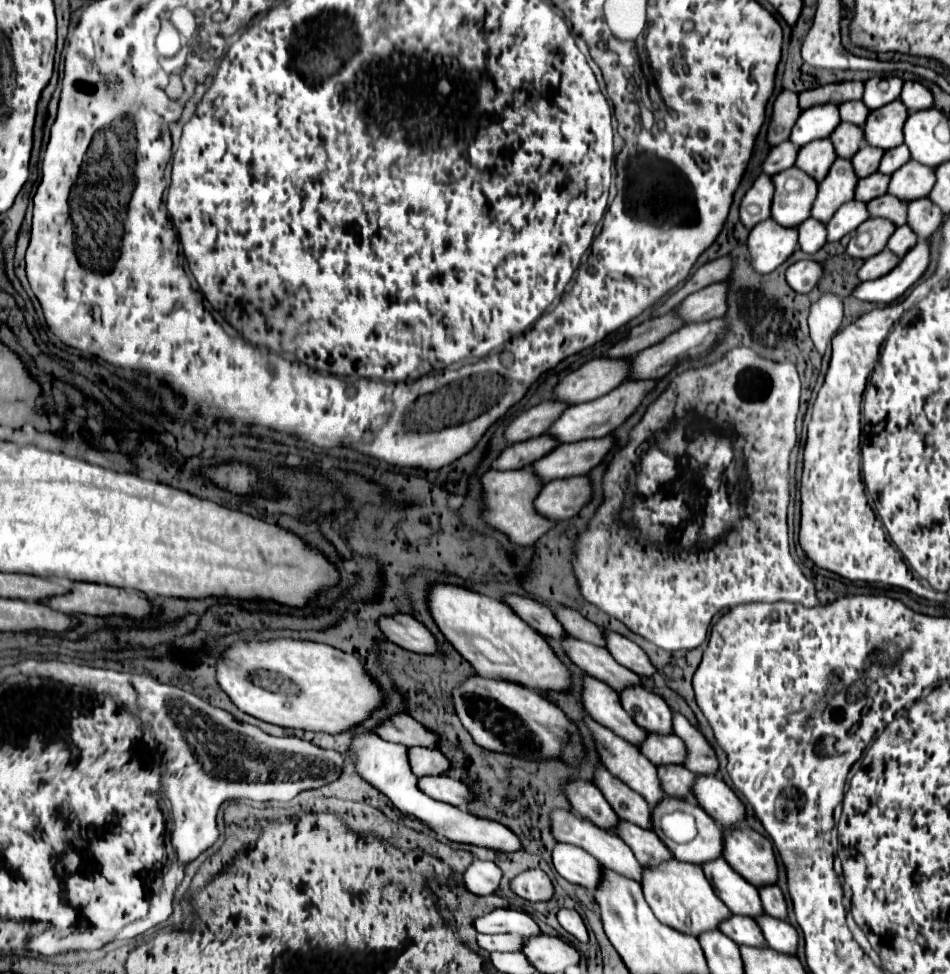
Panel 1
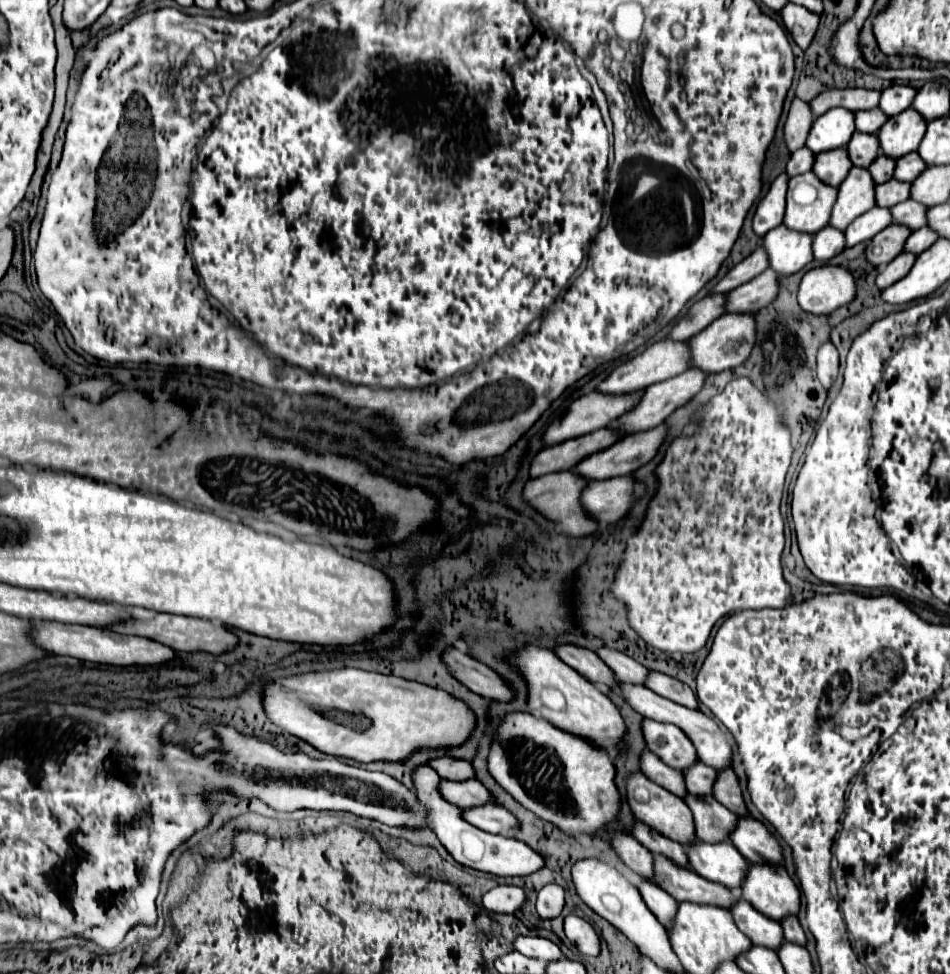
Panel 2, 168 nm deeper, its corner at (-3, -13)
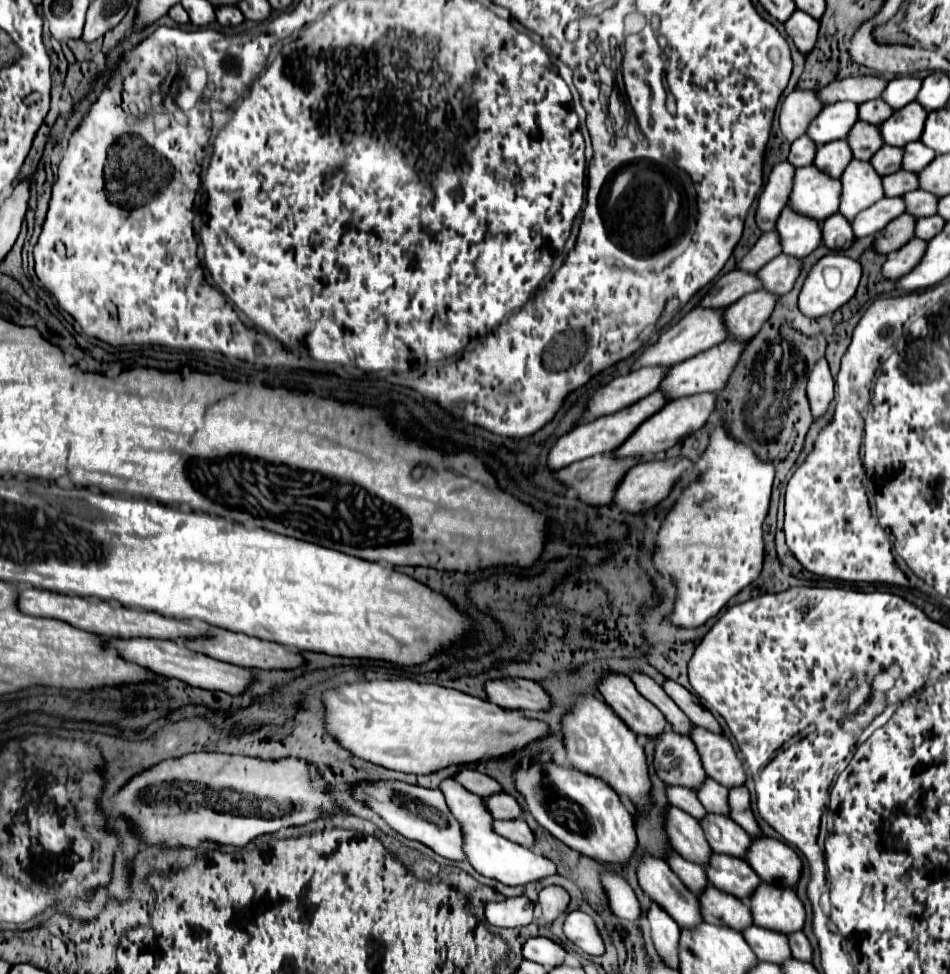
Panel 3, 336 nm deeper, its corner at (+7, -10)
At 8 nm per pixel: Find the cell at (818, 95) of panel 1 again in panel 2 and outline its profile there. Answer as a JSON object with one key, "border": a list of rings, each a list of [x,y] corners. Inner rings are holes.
{"border":[[[829,89],[819,93],[819,97],[815,97],[811,101],[811,109],[813,115],[819,117],[825,111],[833,109],[833,107],[845,107],[851,111],[863,111],[863,109],[873,109],[879,105],[879,91],[871,91],[871,89]]]}

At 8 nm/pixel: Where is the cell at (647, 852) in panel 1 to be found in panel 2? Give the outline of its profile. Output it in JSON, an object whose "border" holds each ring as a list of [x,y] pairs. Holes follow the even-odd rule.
{"border":[[[663,855],[655,857],[655,879],[661,889],[671,893],[677,901],[701,903],[701,905],[715,905],[723,909],[731,909],[735,905],[735,893],[719,883],[707,881],[701,875],[677,867]]]}

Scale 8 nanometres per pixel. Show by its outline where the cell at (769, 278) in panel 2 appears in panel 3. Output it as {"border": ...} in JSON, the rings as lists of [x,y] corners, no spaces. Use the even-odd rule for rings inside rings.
{"border":[[[779,254],[777,258],[767,262],[757,272],[757,278],[761,282],[761,290],[767,290],[767,292],[779,294],[779,296],[787,294],[799,276],[799,268],[801,268],[801,260]]]}

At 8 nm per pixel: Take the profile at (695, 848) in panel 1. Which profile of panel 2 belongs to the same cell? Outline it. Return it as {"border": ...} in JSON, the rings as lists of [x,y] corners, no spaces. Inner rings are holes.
{"border":[[[731,841],[717,845],[697,843],[695,847],[687,849],[687,855],[695,873],[729,889],[739,889],[743,879],[747,877],[749,861],[743,859],[743,855],[735,849],[735,845],[731,845]]]}

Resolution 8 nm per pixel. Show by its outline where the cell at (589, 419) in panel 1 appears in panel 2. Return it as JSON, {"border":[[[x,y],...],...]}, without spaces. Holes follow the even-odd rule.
{"border":[[[689,367],[687,371],[679,373],[677,377],[671,377],[671,379],[667,379],[667,381],[663,381],[663,383],[651,385],[651,389],[645,391],[641,403],[639,403],[633,411],[629,411],[629,413],[623,415],[621,419],[617,419],[617,423],[611,423],[611,427],[617,425],[617,427],[625,429],[625,433],[631,435],[631,433],[645,431],[645,429],[651,429],[651,427],[655,427],[655,425],[663,423],[675,409],[687,405],[687,403],[701,391],[701,387],[703,387],[707,375],[709,375],[709,373],[703,371],[703,369],[699,369],[699,367]]]}

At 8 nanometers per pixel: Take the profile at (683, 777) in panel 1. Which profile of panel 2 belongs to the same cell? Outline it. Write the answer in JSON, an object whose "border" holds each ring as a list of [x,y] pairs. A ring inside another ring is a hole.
{"border":[[[689,795],[687,805],[695,817],[697,837],[707,843],[723,843],[729,839],[731,831],[735,829],[737,815],[731,813],[727,807],[719,805],[713,797],[693,797]]]}

